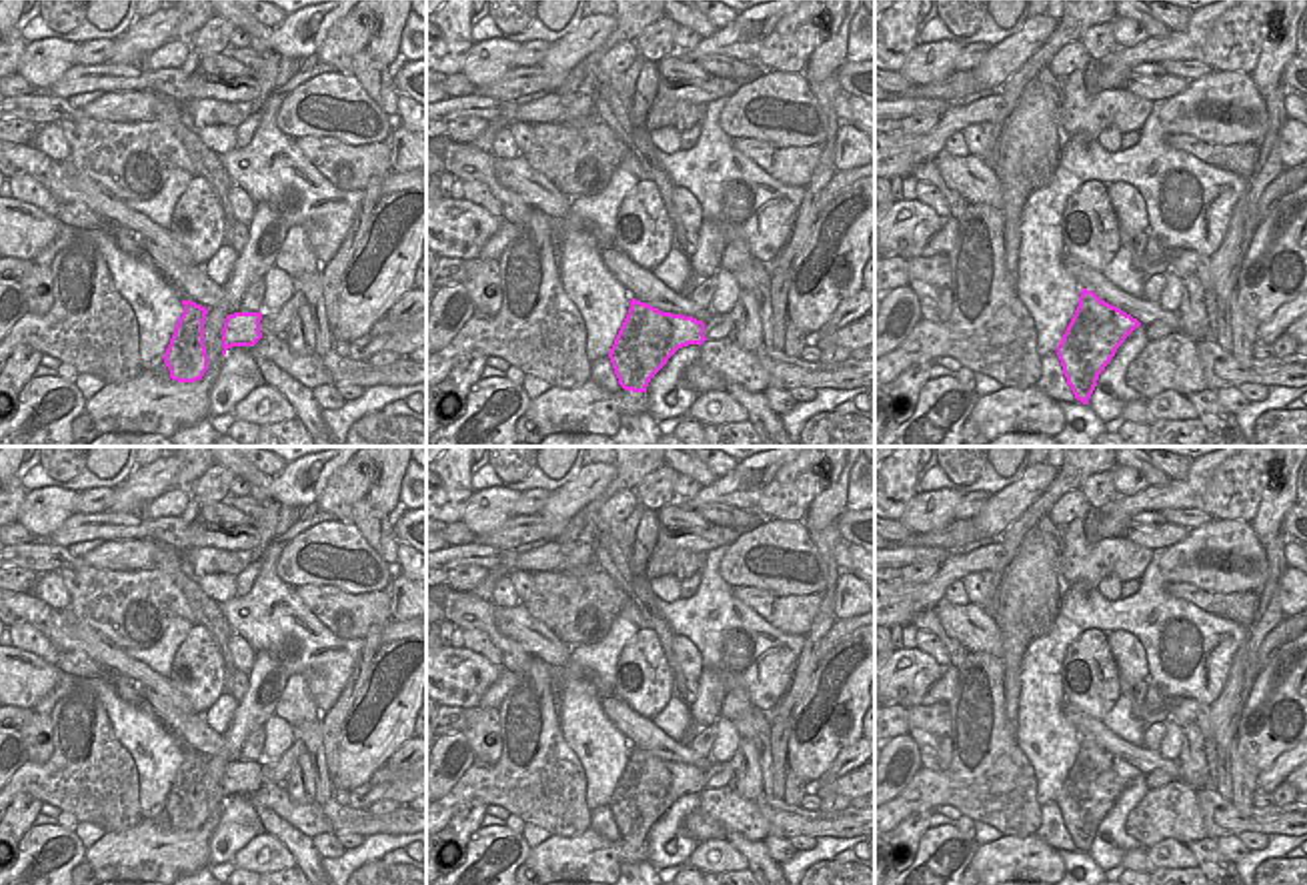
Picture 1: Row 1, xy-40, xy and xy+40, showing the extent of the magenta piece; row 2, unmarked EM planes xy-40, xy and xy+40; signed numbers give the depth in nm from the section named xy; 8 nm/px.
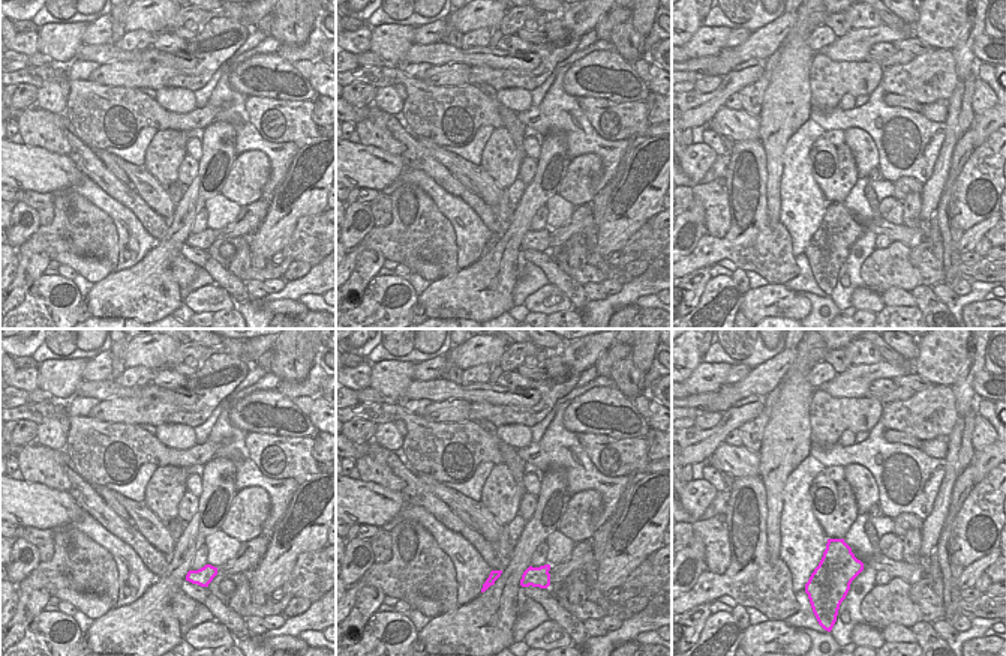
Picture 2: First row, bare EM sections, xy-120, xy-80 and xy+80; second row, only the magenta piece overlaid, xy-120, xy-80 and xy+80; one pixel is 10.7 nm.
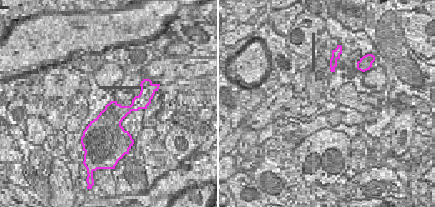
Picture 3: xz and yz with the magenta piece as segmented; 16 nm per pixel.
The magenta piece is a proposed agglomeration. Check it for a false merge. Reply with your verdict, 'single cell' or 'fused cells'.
single cell

